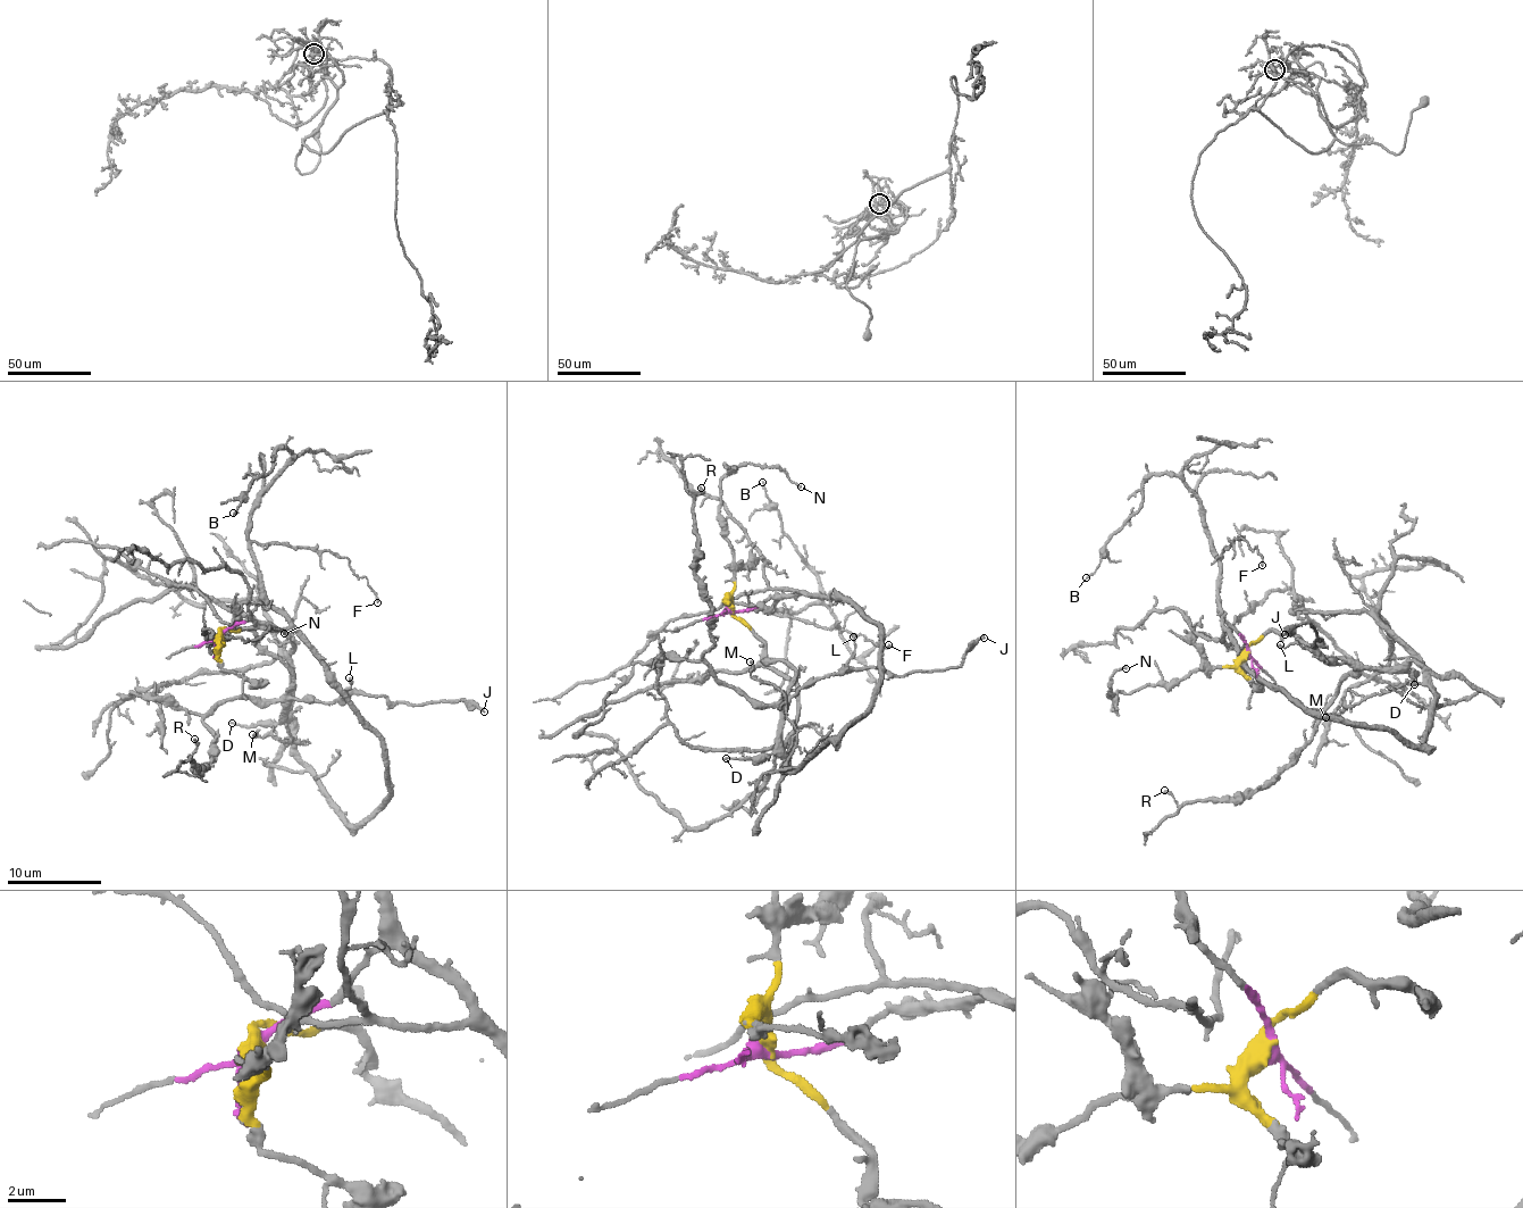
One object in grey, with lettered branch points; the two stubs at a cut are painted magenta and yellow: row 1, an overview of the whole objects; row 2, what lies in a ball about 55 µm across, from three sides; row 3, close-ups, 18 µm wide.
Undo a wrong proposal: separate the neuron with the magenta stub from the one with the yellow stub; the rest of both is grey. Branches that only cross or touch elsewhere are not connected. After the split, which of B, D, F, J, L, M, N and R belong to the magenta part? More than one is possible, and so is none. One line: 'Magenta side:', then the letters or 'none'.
Magenta side: B, F, M

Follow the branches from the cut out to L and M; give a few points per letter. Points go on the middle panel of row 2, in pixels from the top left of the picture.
L: (730, 609), (763, 643), (763, 659), (794, 669), (788, 697), (825, 676), (834, 675), (854, 656), (854, 636)
M: (730, 609), (834, 593), (879, 627), (875, 705), (791, 771), (797, 733), (783, 694), (752, 677), (750, 660)

